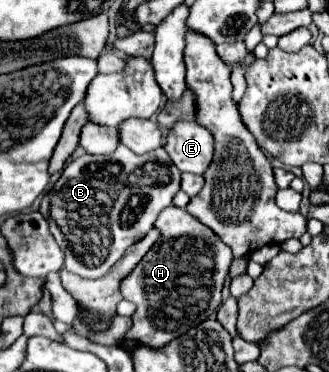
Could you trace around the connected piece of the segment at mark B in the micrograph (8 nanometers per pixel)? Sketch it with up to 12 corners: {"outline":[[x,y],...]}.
{"outline":[[164,148],[72,160],[40,214],[100,278],[172,204]]}

